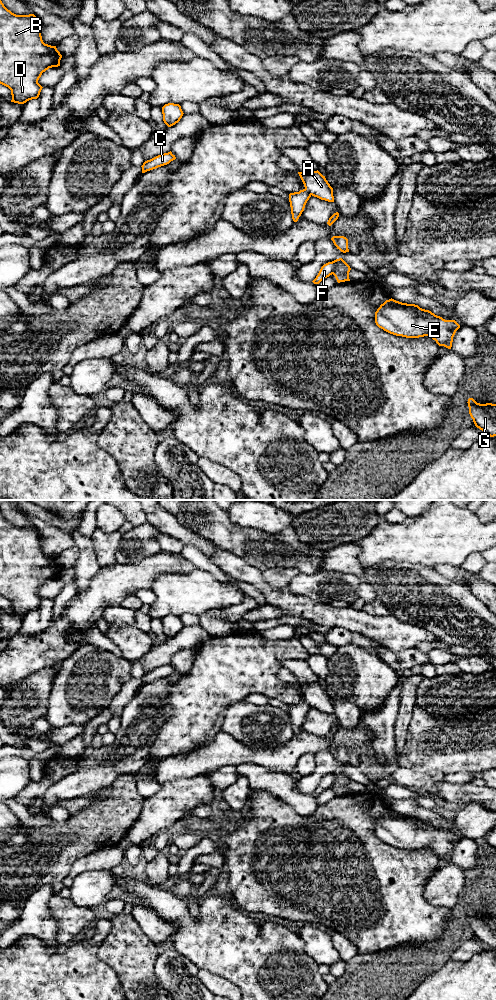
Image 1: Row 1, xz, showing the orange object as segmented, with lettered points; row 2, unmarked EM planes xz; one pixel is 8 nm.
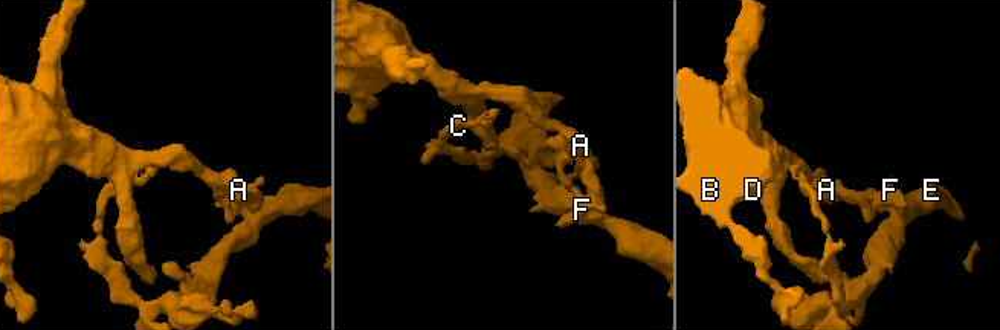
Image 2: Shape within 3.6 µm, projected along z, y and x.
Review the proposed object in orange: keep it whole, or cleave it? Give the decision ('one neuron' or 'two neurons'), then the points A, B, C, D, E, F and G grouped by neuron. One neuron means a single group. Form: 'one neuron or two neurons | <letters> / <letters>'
two neurons | A B D / C E F G

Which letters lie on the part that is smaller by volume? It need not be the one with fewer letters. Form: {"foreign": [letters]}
{"foreign": ["A", "B", "D"]}

